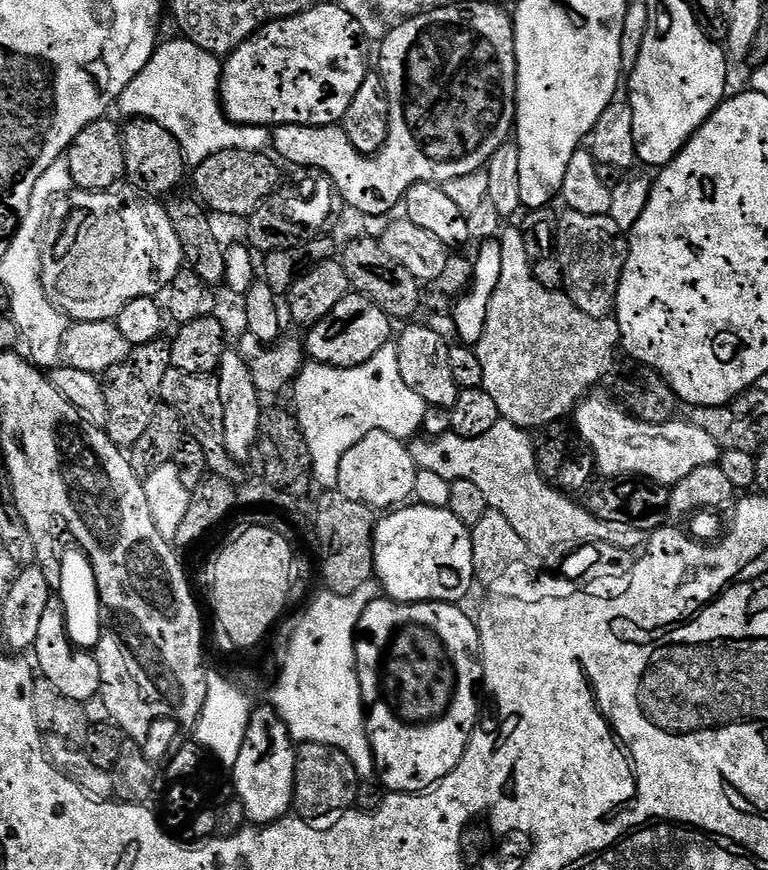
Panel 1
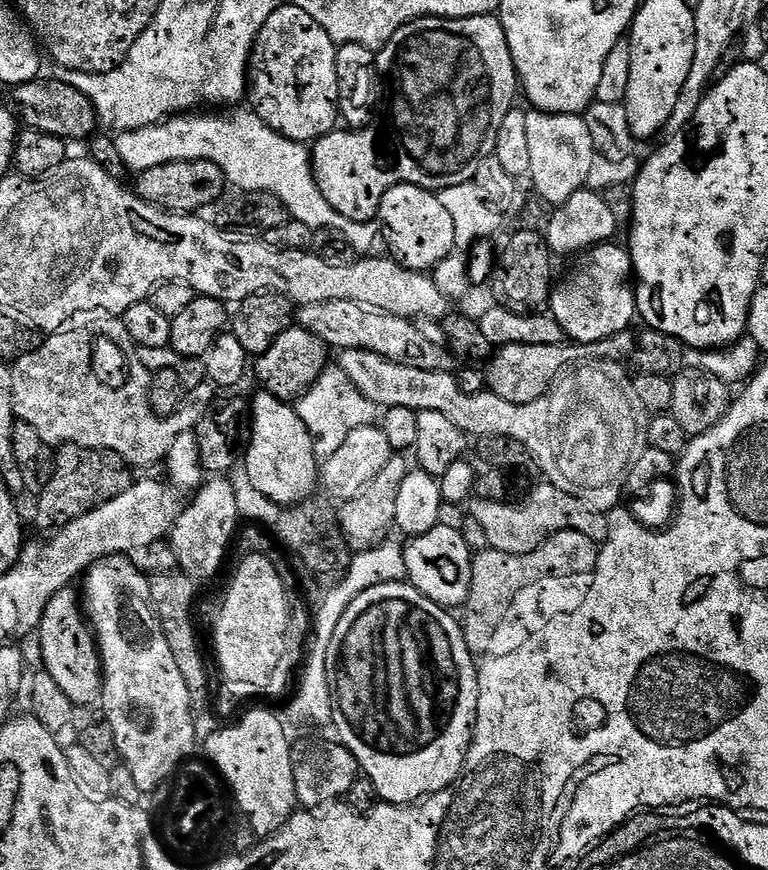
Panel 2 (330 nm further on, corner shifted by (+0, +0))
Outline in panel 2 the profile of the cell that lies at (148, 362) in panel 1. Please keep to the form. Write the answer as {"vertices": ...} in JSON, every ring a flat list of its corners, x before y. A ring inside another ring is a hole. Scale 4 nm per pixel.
{"vertices":[[62,444,55,449,56,465,52,480,35,497,36,524,40,528,55,529,72,520,82,518,95,508,118,498,134,483,134,472,117,452,107,452,102,448,87,448,77,444]]}

